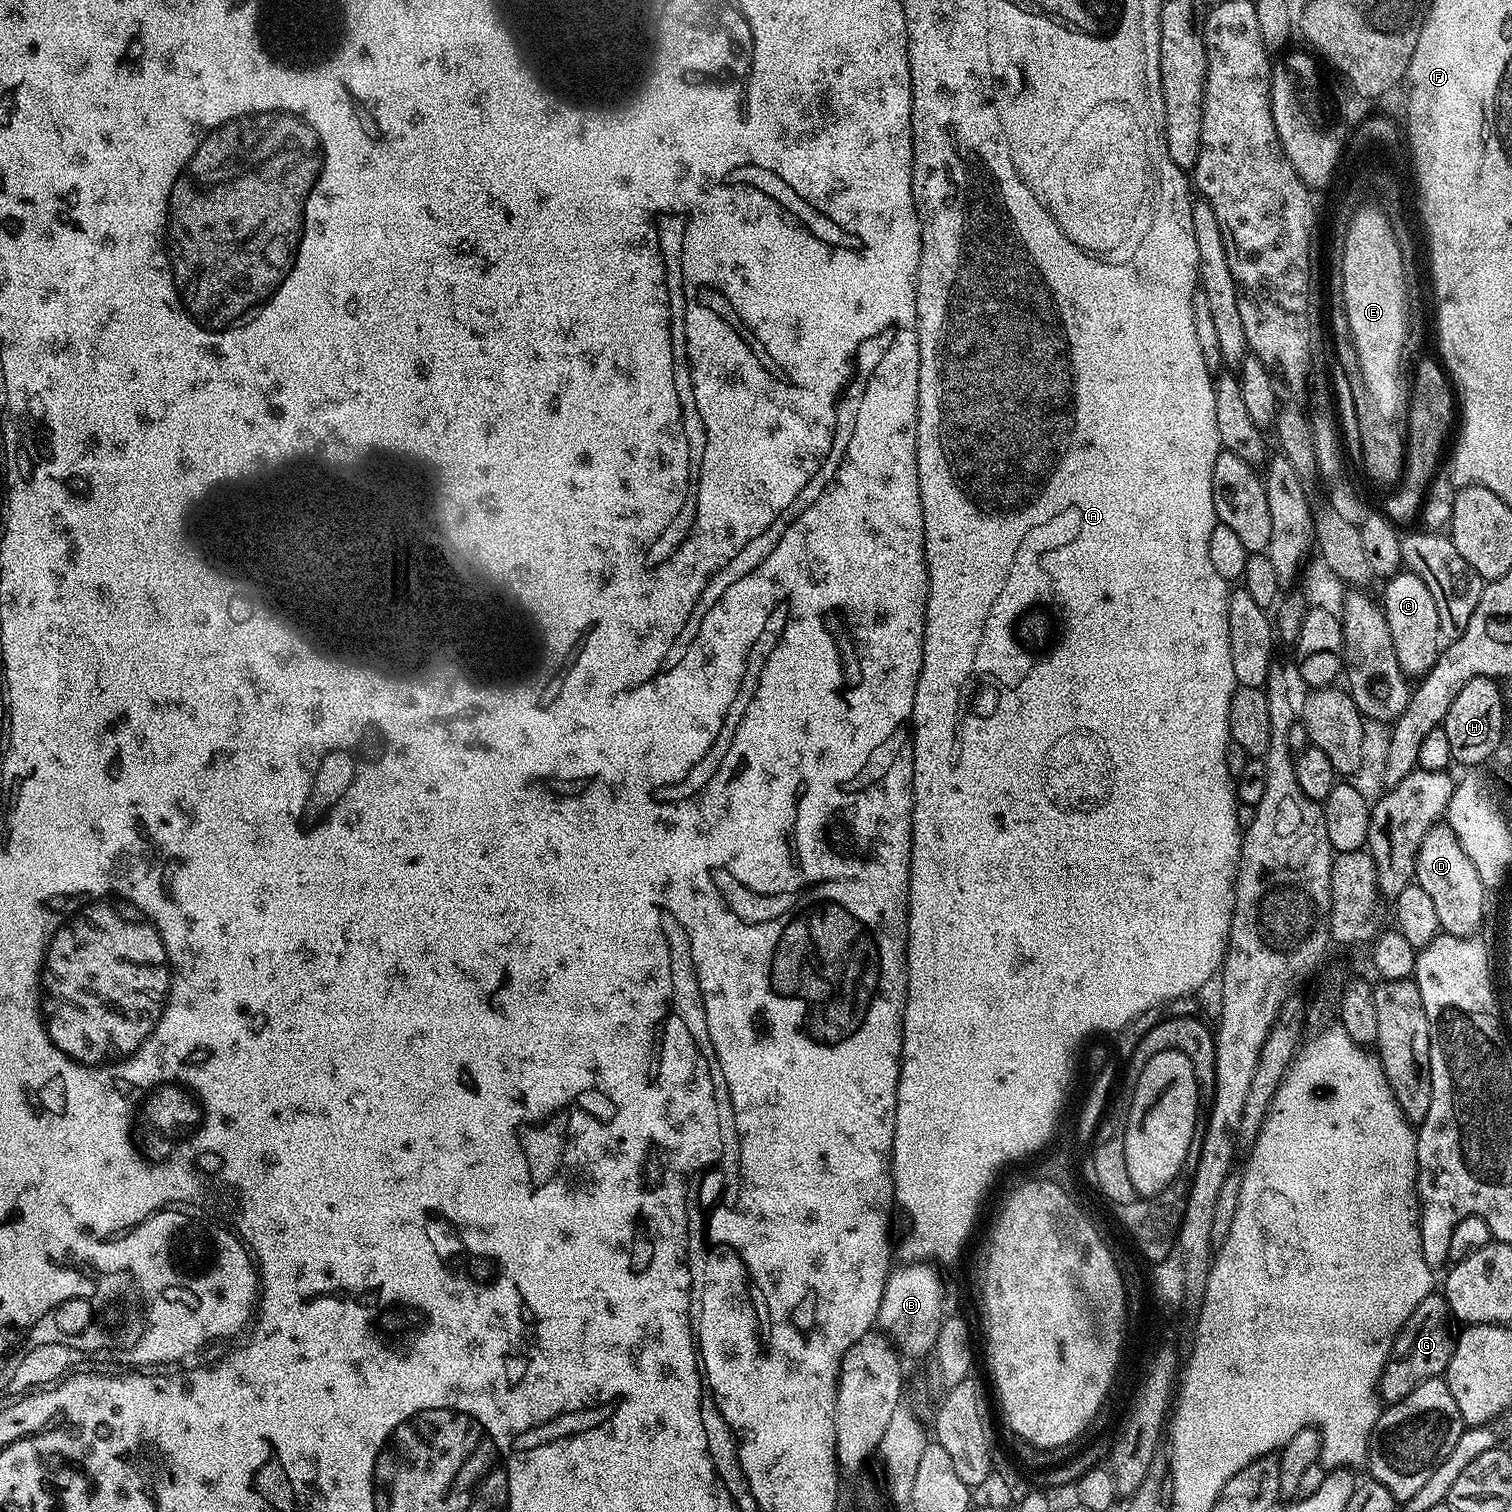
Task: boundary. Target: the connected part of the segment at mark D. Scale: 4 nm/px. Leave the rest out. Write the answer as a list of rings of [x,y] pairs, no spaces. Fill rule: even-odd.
[[[1447,822],[1433,824],[1422,838],[1416,855],[1414,880],[1434,901],[1438,922],[1447,935],[1468,936],[1477,931],[1475,928],[1484,920],[1486,889],[1482,886],[1482,878],[1478,878],[1478,870],[1474,870],[1474,862],[1466,858],[1466,850],[1462,850],[1454,830],[1450,830]]]

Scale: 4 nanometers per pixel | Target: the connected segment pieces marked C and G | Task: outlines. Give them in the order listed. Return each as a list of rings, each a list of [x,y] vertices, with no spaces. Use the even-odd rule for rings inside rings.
[[[1401,570],[1387,581],[1384,588],[1384,600],[1382,607],[1384,617],[1390,626],[1390,638],[1394,638],[1394,654],[1398,654],[1398,666],[1405,677],[1423,677],[1425,672],[1429,672],[1434,666],[1437,656],[1442,651],[1442,637],[1440,634],[1440,623],[1438,622],[1438,606],[1434,606],[1434,597],[1430,595],[1430,589],[1418,574],[1407,570]]]
[[[1433,1294],[1422,1298],[1410,1314],[1400,1335],[1392,1342],[1392,1355],[1388,1357],[1386,1366],[1380,1375],[1378,1395],[1381,1401],[1395,1402],[1406,1398],[1410,1390],[1414,1390],[1422,1382],[1443,1377],[1448,1371],[1448,1363],[1454,1347],[1454,1331],[1448,1325],[1450,1313],[1443,1295]]]

